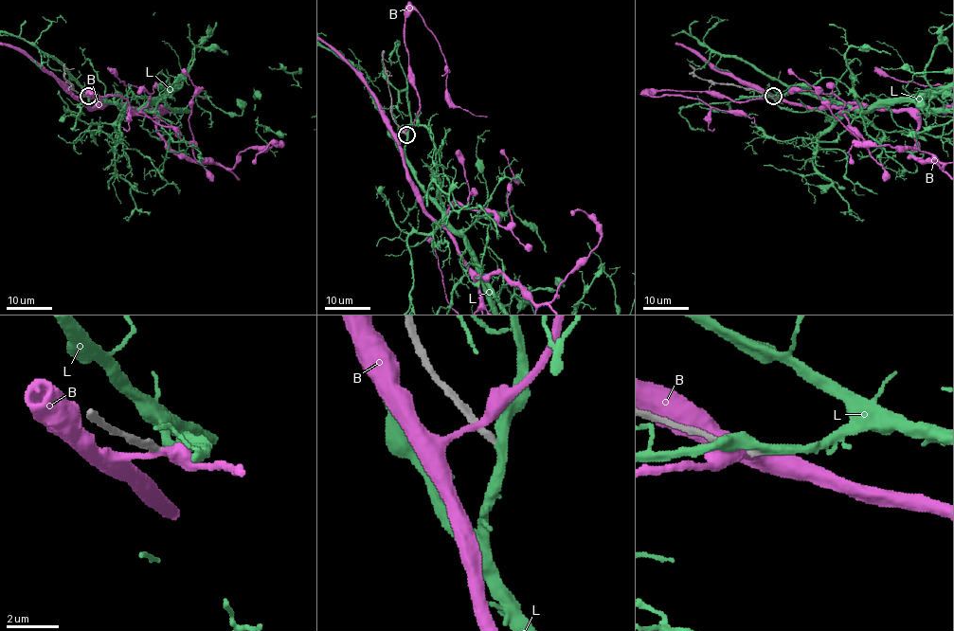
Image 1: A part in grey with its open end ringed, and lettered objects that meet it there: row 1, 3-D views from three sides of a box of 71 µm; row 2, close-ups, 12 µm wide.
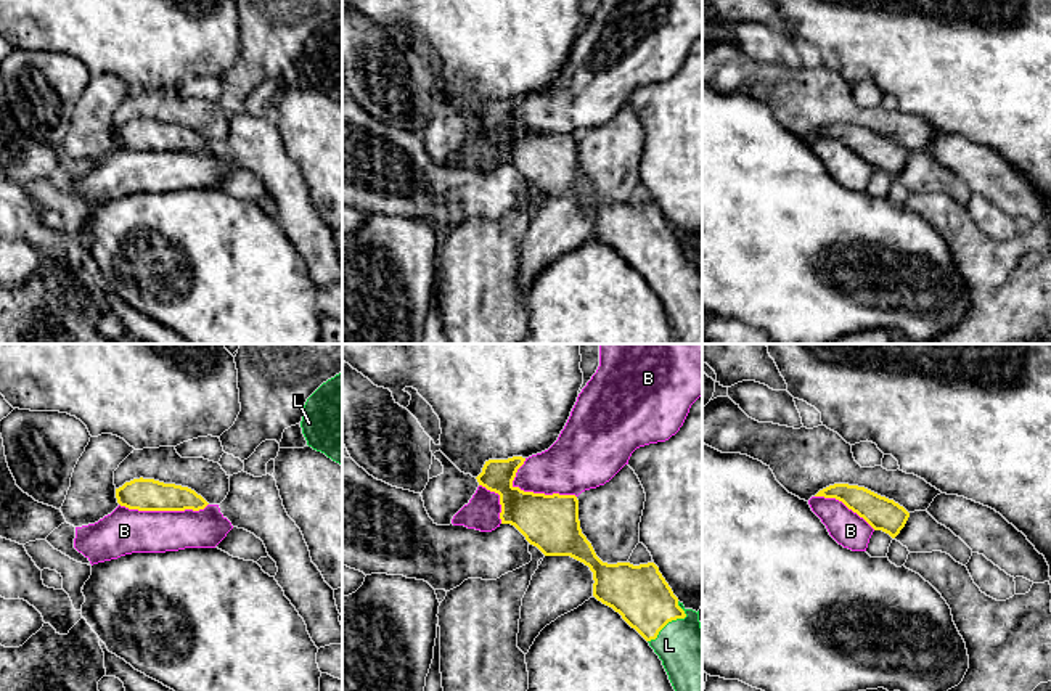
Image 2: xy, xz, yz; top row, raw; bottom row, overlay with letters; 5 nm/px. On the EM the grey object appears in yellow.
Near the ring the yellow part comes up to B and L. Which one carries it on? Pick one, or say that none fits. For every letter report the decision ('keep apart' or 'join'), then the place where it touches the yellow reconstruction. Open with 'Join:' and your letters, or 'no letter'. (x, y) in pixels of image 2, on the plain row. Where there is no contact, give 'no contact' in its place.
Join: L
B: keep apart; meets yellow in xz at (543, 134)
L: join; meets yellow in xz at (672, 259)

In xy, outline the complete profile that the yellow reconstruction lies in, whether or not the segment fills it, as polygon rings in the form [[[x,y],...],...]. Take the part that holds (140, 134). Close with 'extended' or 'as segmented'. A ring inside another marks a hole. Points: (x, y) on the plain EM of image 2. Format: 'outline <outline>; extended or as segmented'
outline [[[143,117],[116,129],[116,138],[121,146],[138,151],[199,151],[209,145],[188,127]]]; as segmented

